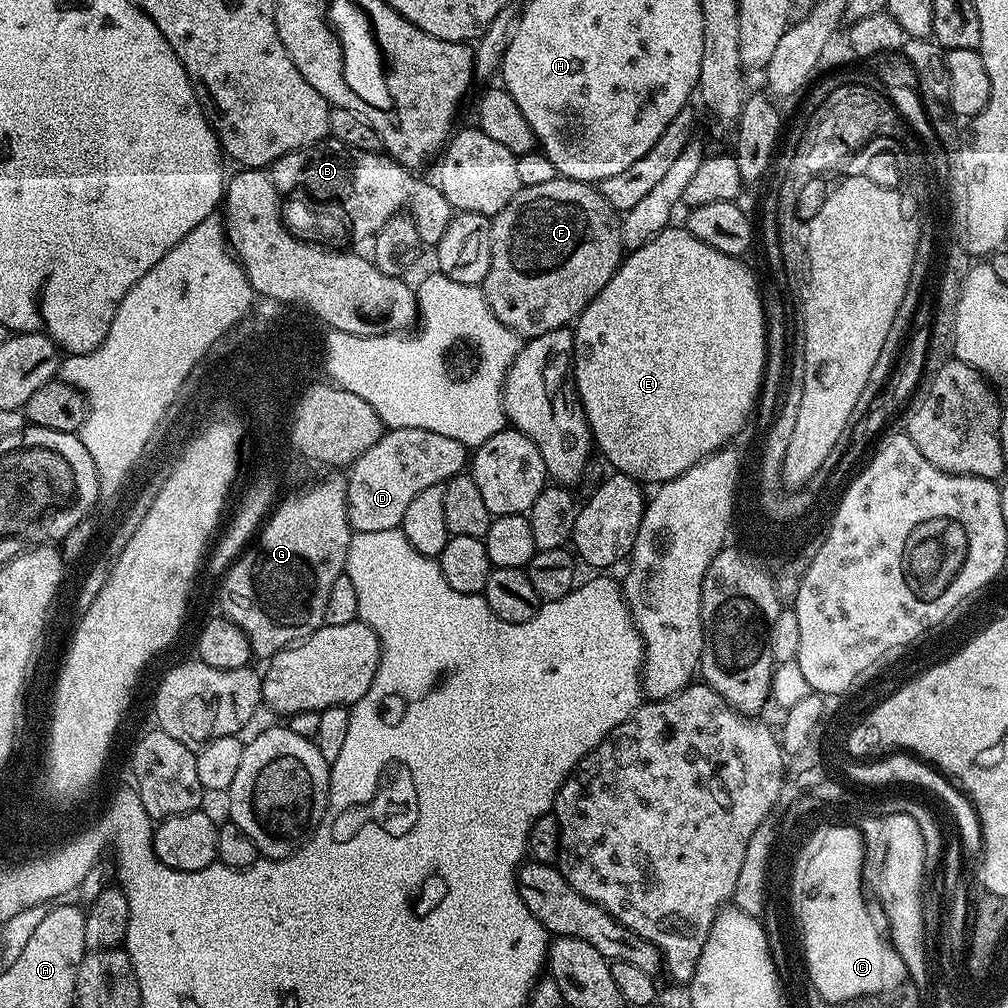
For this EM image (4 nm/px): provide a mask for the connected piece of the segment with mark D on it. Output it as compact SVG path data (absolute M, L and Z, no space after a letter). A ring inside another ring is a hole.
M394 428L385 431L390 438L390 478L346 478L348 482L348 524L353 533L400 528L406 506L426 486L447 482L461 475L470 460L469 449L446 434L421 428Z

